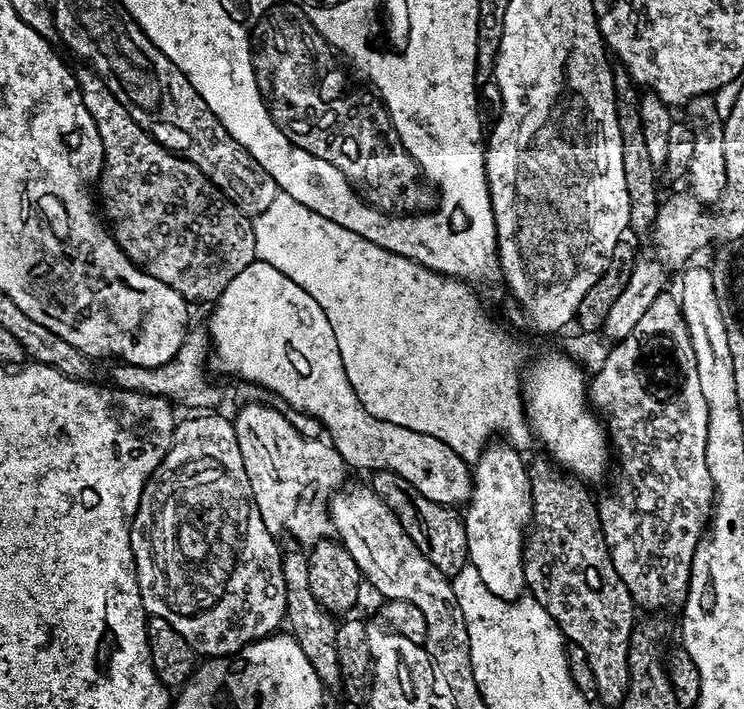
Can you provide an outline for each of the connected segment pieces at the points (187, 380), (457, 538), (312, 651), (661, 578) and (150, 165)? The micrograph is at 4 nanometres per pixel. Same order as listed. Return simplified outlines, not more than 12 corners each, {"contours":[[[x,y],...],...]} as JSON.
{"contours":[[[193,325],[156,367],[111,365],[115,387],[162,396],[188,410],[222,400],[206,376],[211,337]],[[372,472],[414,546],[444,576],[469,564],[455,507],[430,502],[393,472]],[[282,556],[286,628],[325,689],[341,687],[337,621],[310,590],[308,557]],[[680,301],[587,385],[620,473],[604,541],[641,609],[688,597],[714,489]],[[77,67],[116,245],[184,300],[257,260],[248,213]]]}

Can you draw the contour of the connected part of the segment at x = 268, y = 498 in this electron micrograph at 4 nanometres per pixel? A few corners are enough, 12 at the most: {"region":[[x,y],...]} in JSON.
{"region":[[268,404],[234,416],[242,466],[273,534],[333,535],[345,483],[327,439]]}

